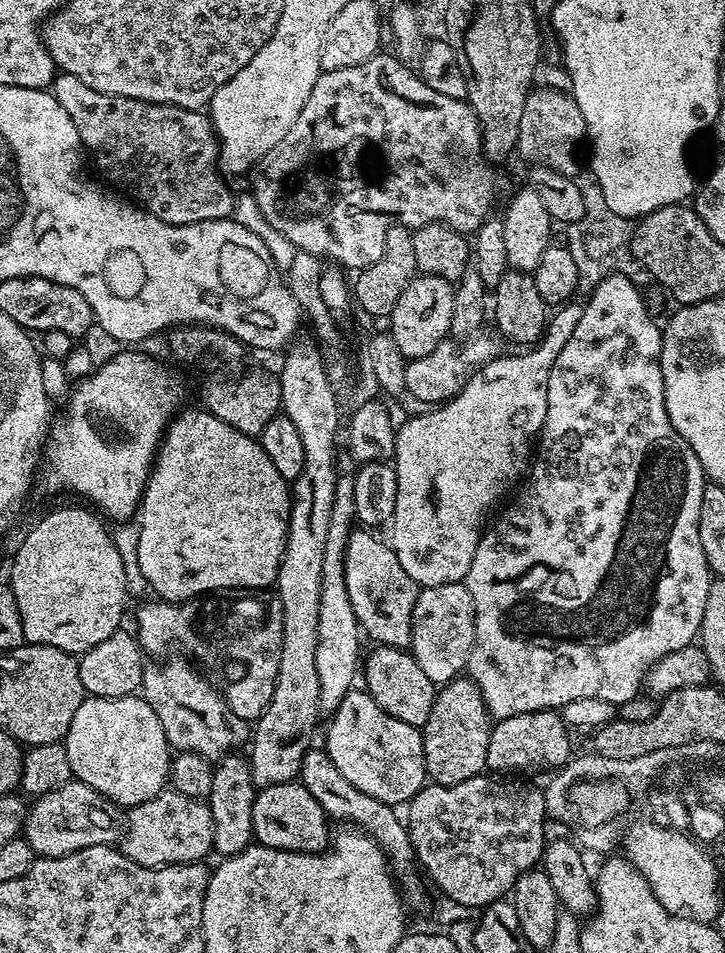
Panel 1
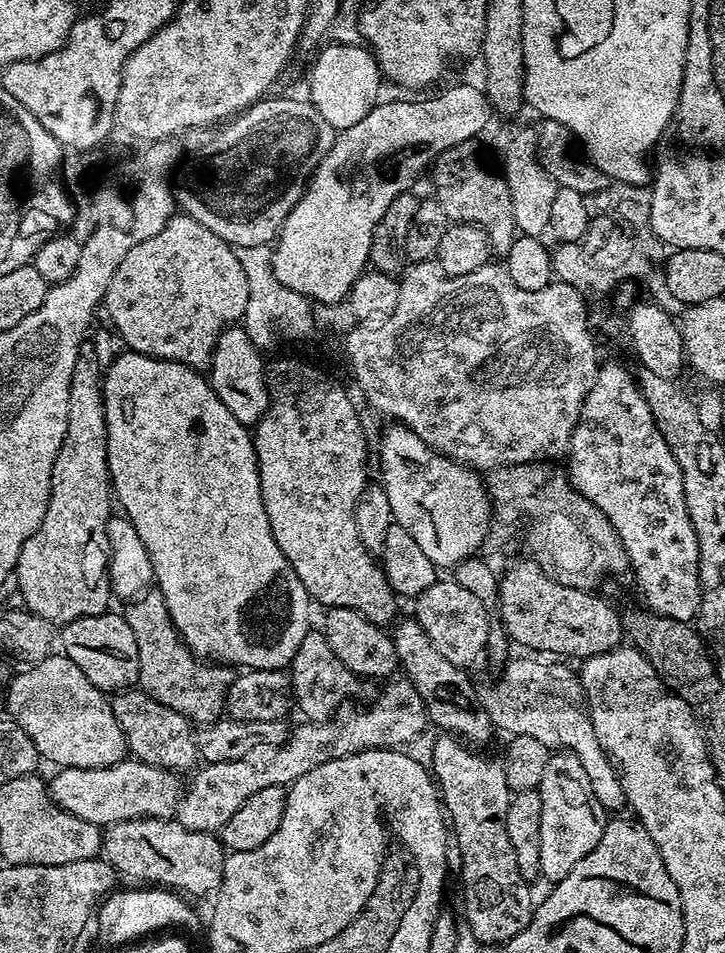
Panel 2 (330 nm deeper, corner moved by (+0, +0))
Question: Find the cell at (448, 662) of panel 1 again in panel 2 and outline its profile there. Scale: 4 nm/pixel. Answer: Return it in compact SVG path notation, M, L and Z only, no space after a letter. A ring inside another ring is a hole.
M440 578L434 586L430 586L430 590L424 590L420 596L415 597L414 604L416 604L414 618L422 626L426 638L434 642L438 654L444 655L450 663L461 666L469 666L468 664L474 663L479 656L481 659L487 646L487 618L482 602L474 598L469 590L459 585L453 578L447 578L447 580Z

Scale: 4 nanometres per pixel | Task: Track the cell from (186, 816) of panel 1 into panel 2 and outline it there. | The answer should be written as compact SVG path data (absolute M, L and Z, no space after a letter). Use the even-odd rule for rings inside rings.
M406 678L399 679L388 682L393 684L385 683L385 688L371 703L361 707L364 708L361 712L350 713L345 720L333 718L327 722L300 722L297 728L289 731L283 744L261 747L257 751L261 752L253 760L245 758L204 764L189 784L187 781L174 819L186 830L216 834L222 826L226 826L226 822L230 822L234 810L238 810L238 806L242 806L250 794L258 794L258 790L266 790L266 786L291 785L292 781L302 778L302 774L310 774L310 770L326 762L353 756L355 752L365 752L368 748L399 749L410 743L426 731L430 721L418 690L414 690Z

